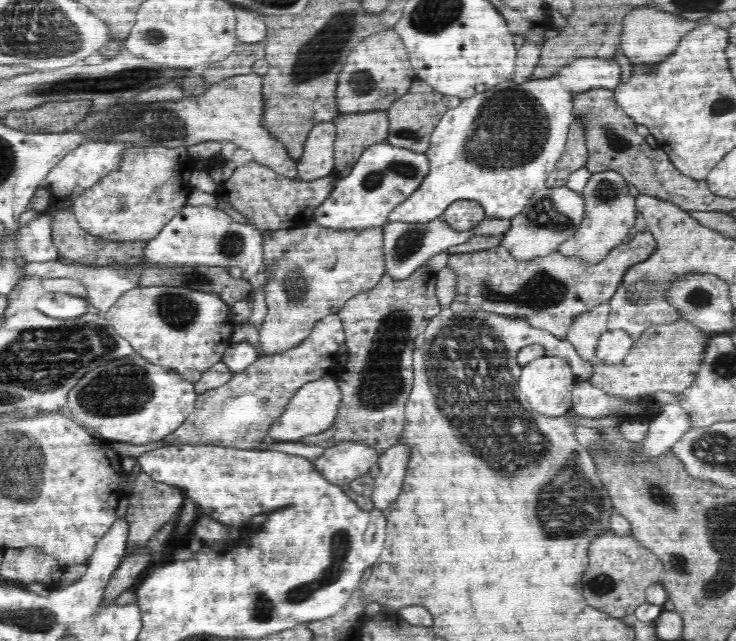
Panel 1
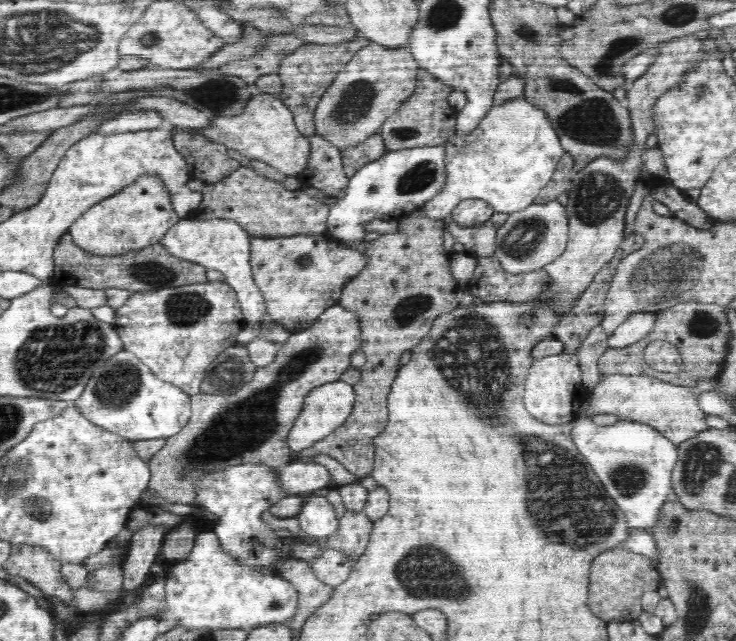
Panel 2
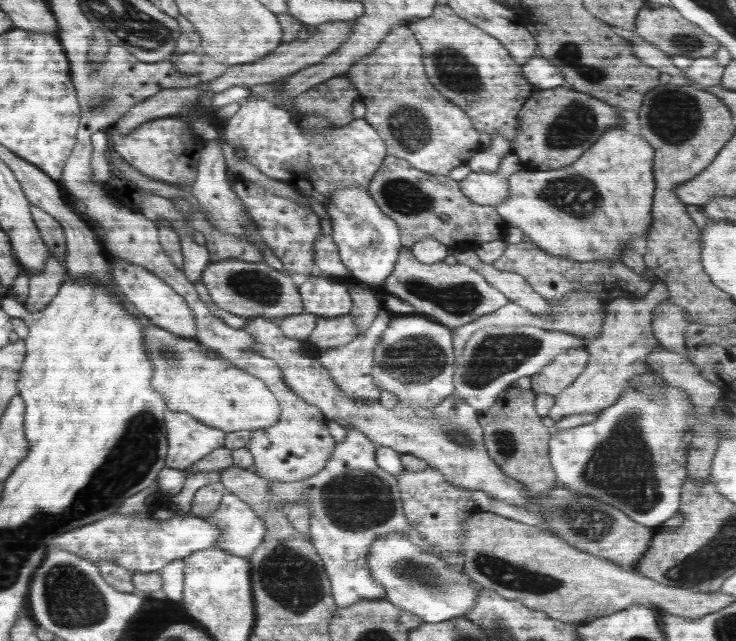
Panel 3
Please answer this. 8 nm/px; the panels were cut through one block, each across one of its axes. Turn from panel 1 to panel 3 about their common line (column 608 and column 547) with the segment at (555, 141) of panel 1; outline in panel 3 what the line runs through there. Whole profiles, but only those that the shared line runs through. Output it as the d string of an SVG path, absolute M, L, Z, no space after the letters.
M536 54L530 61L521 66L524 80L539 90L554 89L564 86L564 76L558 68L546 58Z

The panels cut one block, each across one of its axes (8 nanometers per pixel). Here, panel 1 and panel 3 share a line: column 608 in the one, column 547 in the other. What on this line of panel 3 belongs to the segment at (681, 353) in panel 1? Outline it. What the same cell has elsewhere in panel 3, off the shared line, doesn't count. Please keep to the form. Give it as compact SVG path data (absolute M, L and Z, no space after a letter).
M569 348L530 377L531 389L536 395L549 394L555 397L559 392L572 386L588 361L587 349Z

